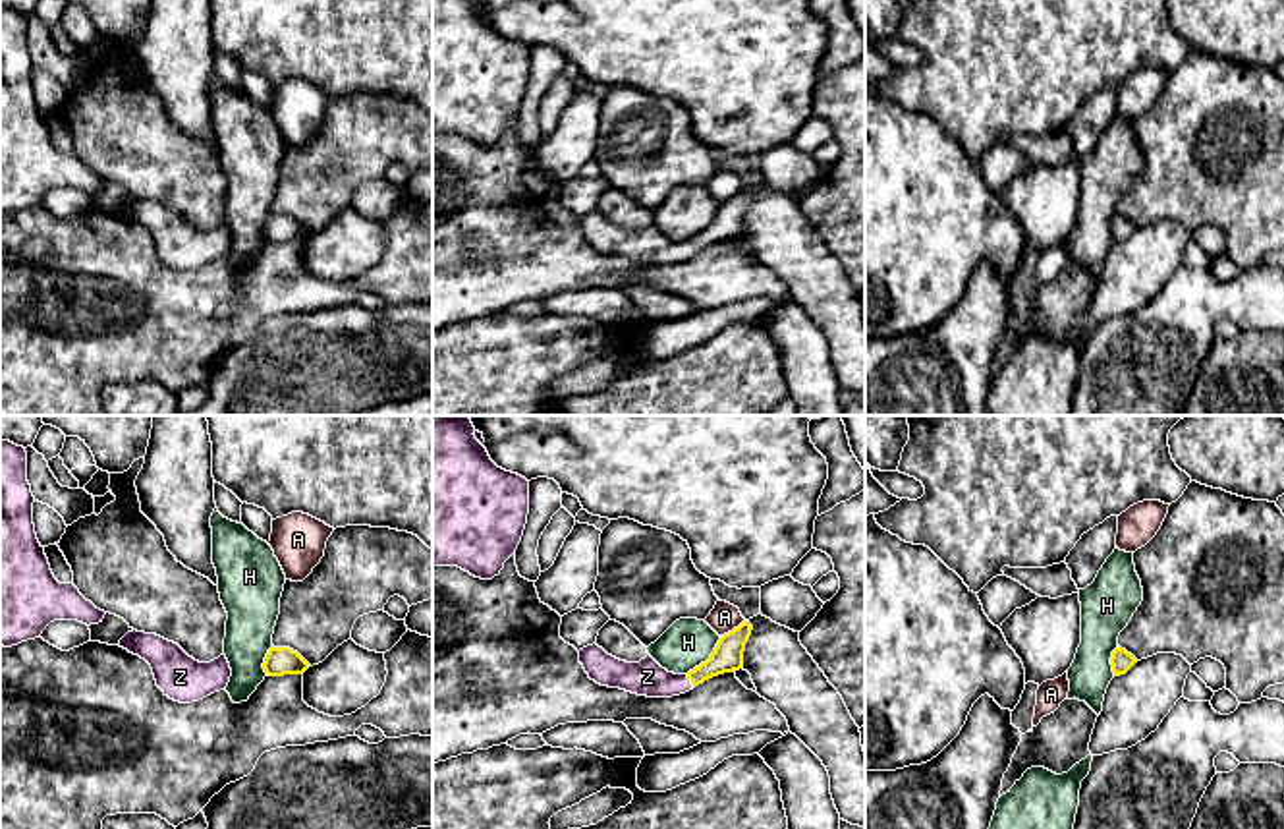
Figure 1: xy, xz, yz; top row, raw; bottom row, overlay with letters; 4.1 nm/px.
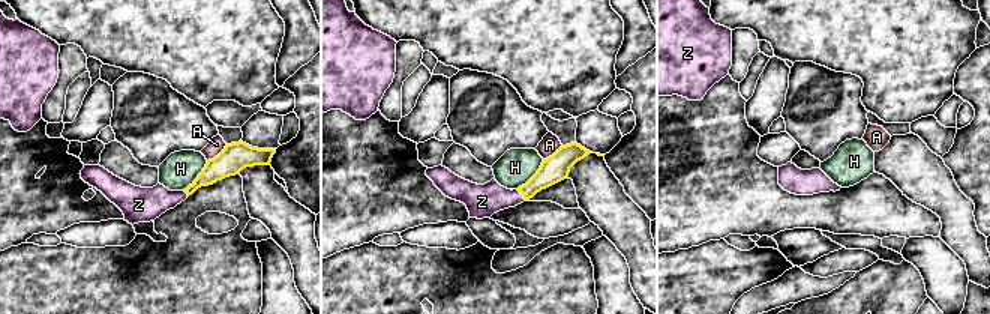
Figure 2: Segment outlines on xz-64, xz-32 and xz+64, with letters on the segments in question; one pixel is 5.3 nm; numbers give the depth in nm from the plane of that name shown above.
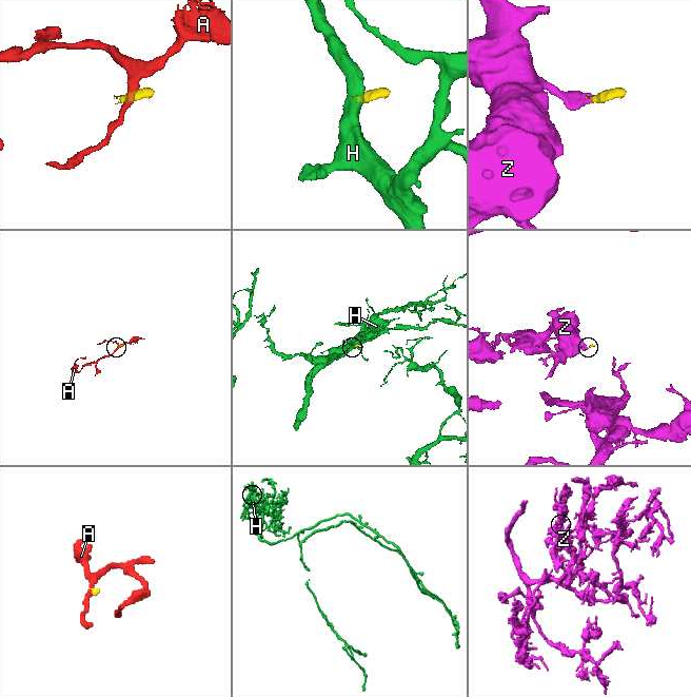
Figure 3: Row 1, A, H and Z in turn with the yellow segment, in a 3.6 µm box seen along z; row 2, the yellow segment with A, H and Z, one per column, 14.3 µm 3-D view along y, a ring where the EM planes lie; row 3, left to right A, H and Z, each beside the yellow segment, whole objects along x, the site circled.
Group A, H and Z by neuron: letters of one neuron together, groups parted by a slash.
A / H / Z

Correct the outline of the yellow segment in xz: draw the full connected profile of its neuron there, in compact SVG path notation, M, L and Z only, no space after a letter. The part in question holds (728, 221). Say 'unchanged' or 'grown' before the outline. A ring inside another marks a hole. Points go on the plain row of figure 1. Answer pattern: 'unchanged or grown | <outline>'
grown | M741 189L732 199L720 203L711 224L687 242L668 240L651 222L639 230L620 228L597 211L579 216L579 230L589 245L600 253L647 265L672 265L693 257L712 243L740 238L751 197L749 189Z

